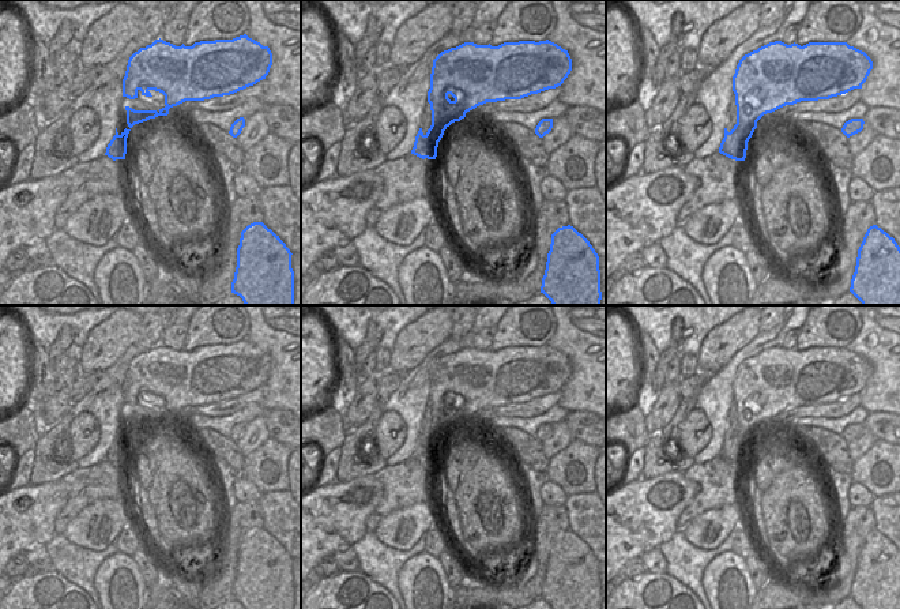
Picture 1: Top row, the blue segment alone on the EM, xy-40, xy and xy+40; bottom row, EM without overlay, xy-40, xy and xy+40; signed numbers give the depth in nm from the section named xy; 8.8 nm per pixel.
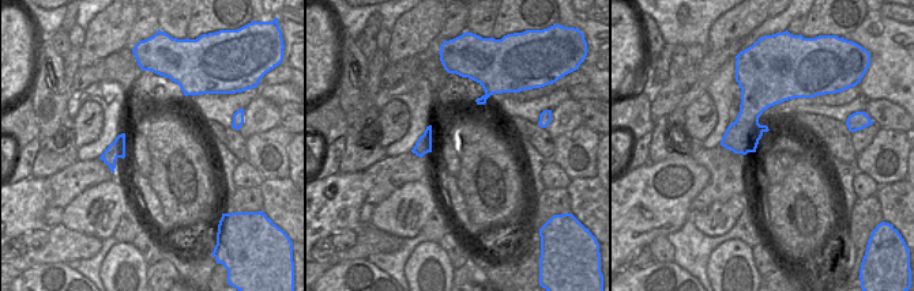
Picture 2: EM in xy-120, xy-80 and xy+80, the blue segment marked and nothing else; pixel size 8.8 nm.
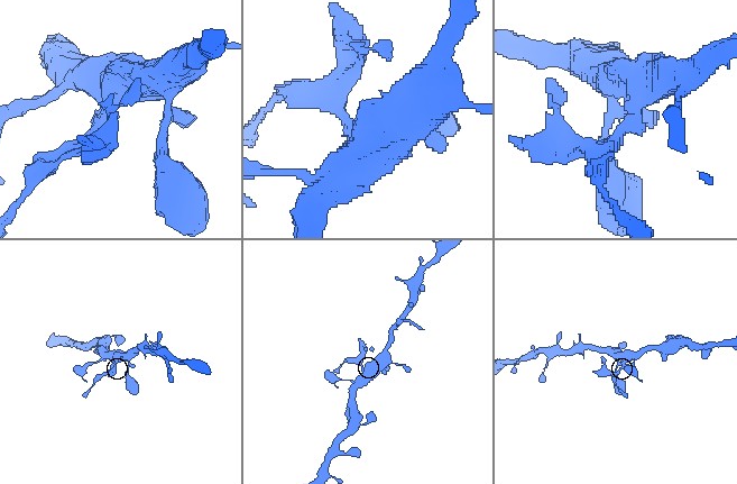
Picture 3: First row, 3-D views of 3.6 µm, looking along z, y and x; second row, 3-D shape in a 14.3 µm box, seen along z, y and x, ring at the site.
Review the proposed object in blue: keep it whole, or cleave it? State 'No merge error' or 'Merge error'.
Merge error

